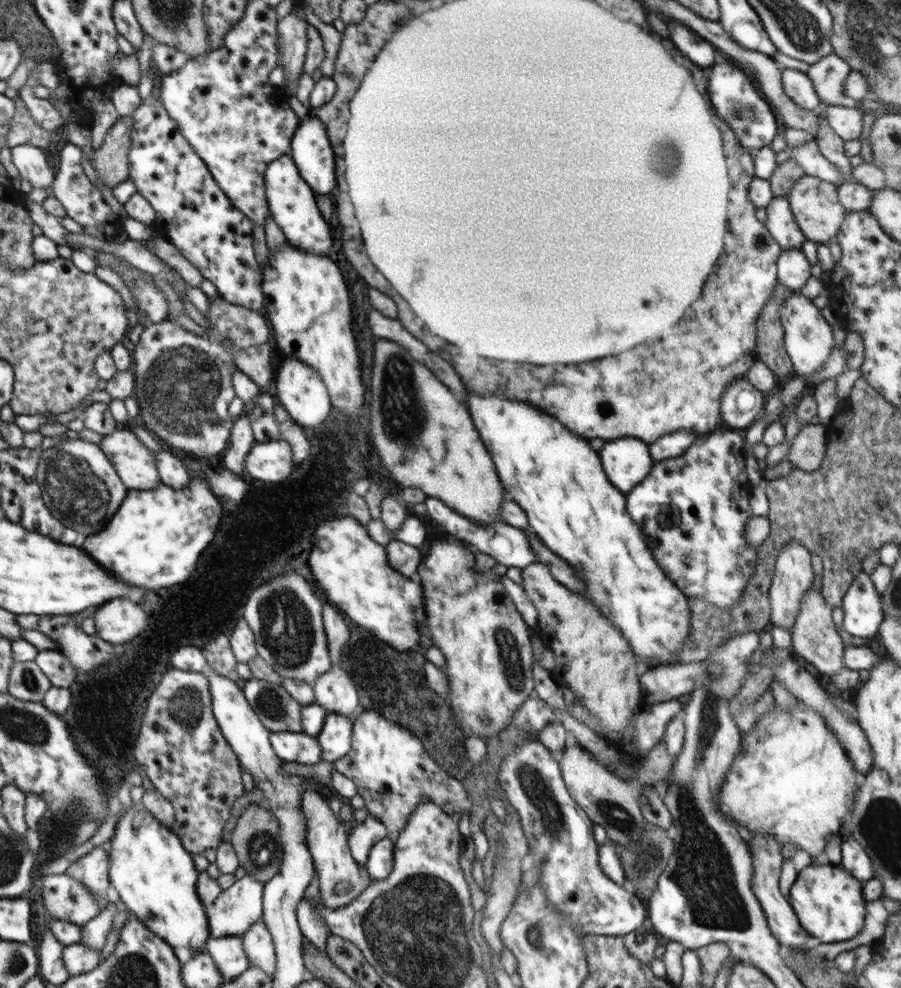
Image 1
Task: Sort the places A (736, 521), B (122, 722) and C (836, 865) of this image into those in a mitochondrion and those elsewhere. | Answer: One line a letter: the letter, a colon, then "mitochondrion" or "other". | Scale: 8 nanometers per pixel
A: other
B: other
C: other

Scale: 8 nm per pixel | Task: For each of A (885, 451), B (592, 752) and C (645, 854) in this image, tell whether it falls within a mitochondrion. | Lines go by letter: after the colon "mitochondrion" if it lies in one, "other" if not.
A: mitochondrion
B: other
C: mitochondrion

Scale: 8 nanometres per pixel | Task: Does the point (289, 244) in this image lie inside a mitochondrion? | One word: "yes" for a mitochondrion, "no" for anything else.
no

